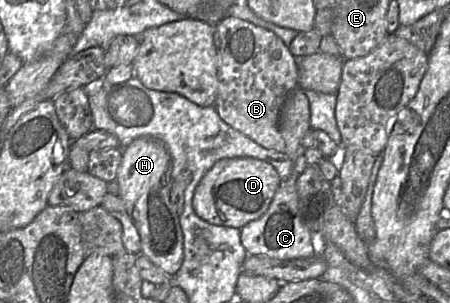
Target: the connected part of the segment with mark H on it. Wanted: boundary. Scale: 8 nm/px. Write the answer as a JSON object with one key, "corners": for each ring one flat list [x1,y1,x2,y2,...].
{"corners":[[140,137,122,150,115,181,119,187,118,196,125,203,140,236,141,255,174,278,184,260,184,236,180,217,170,200,172,170,172,158,167,147,156,139]]}

